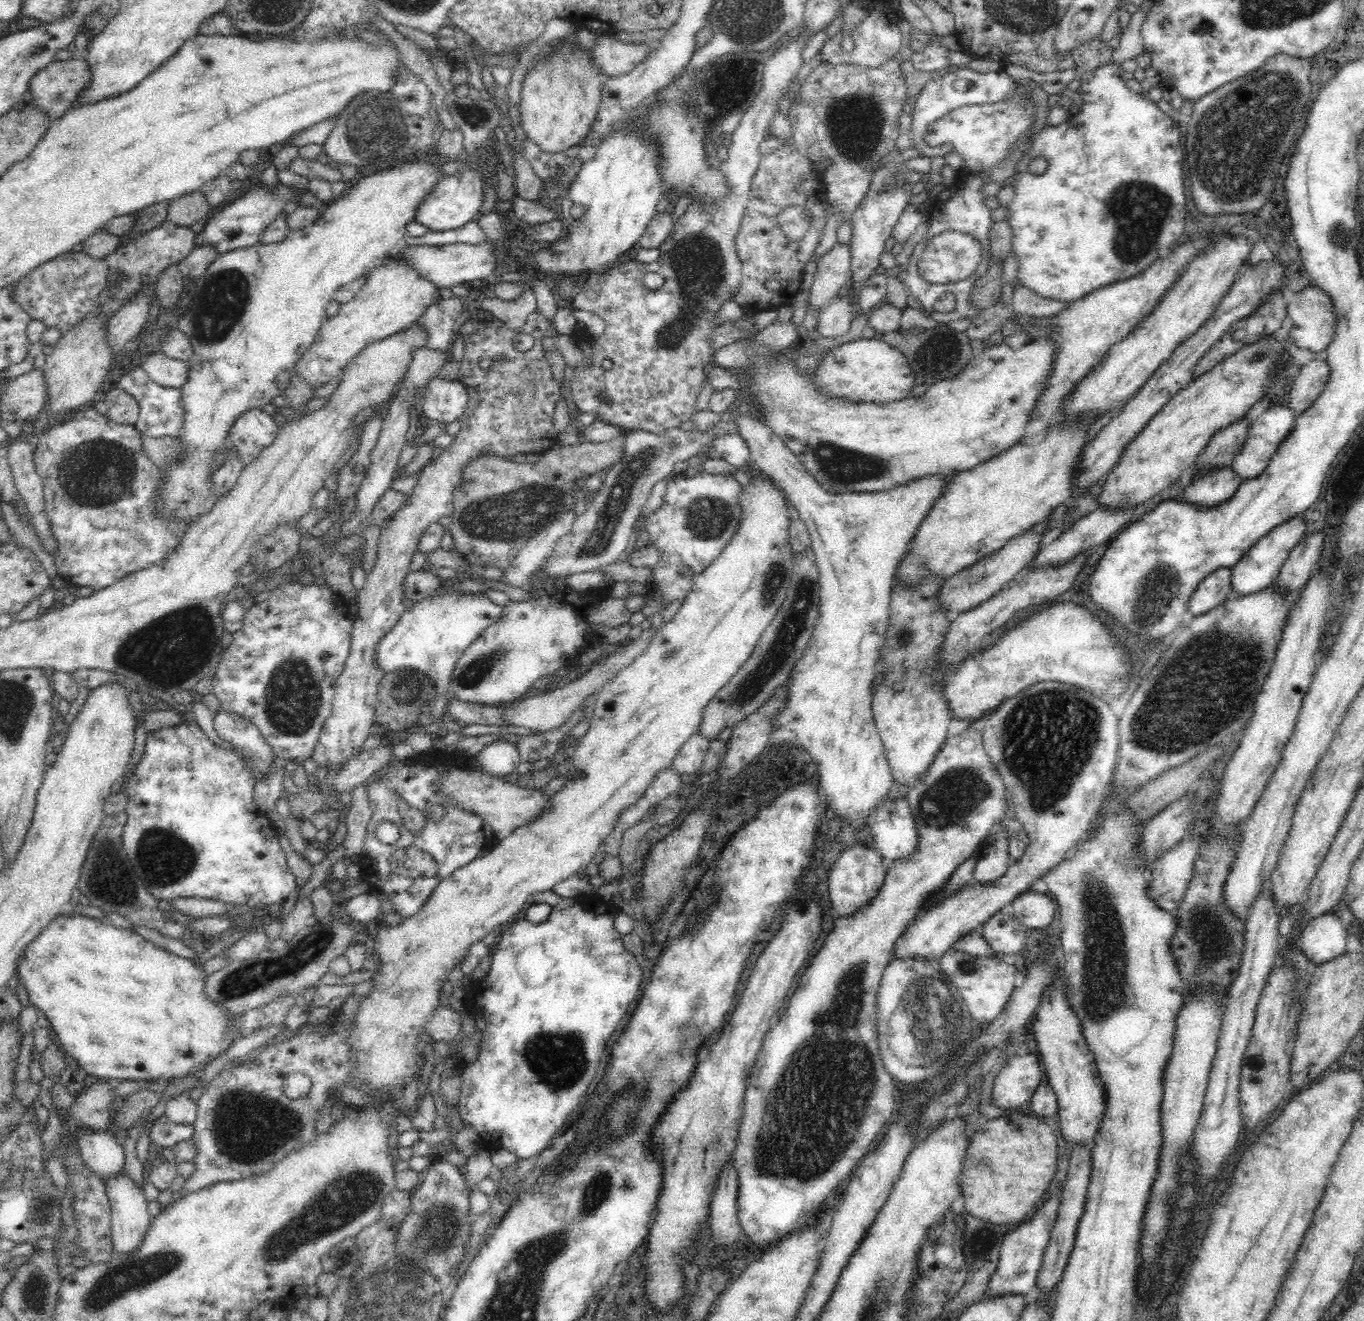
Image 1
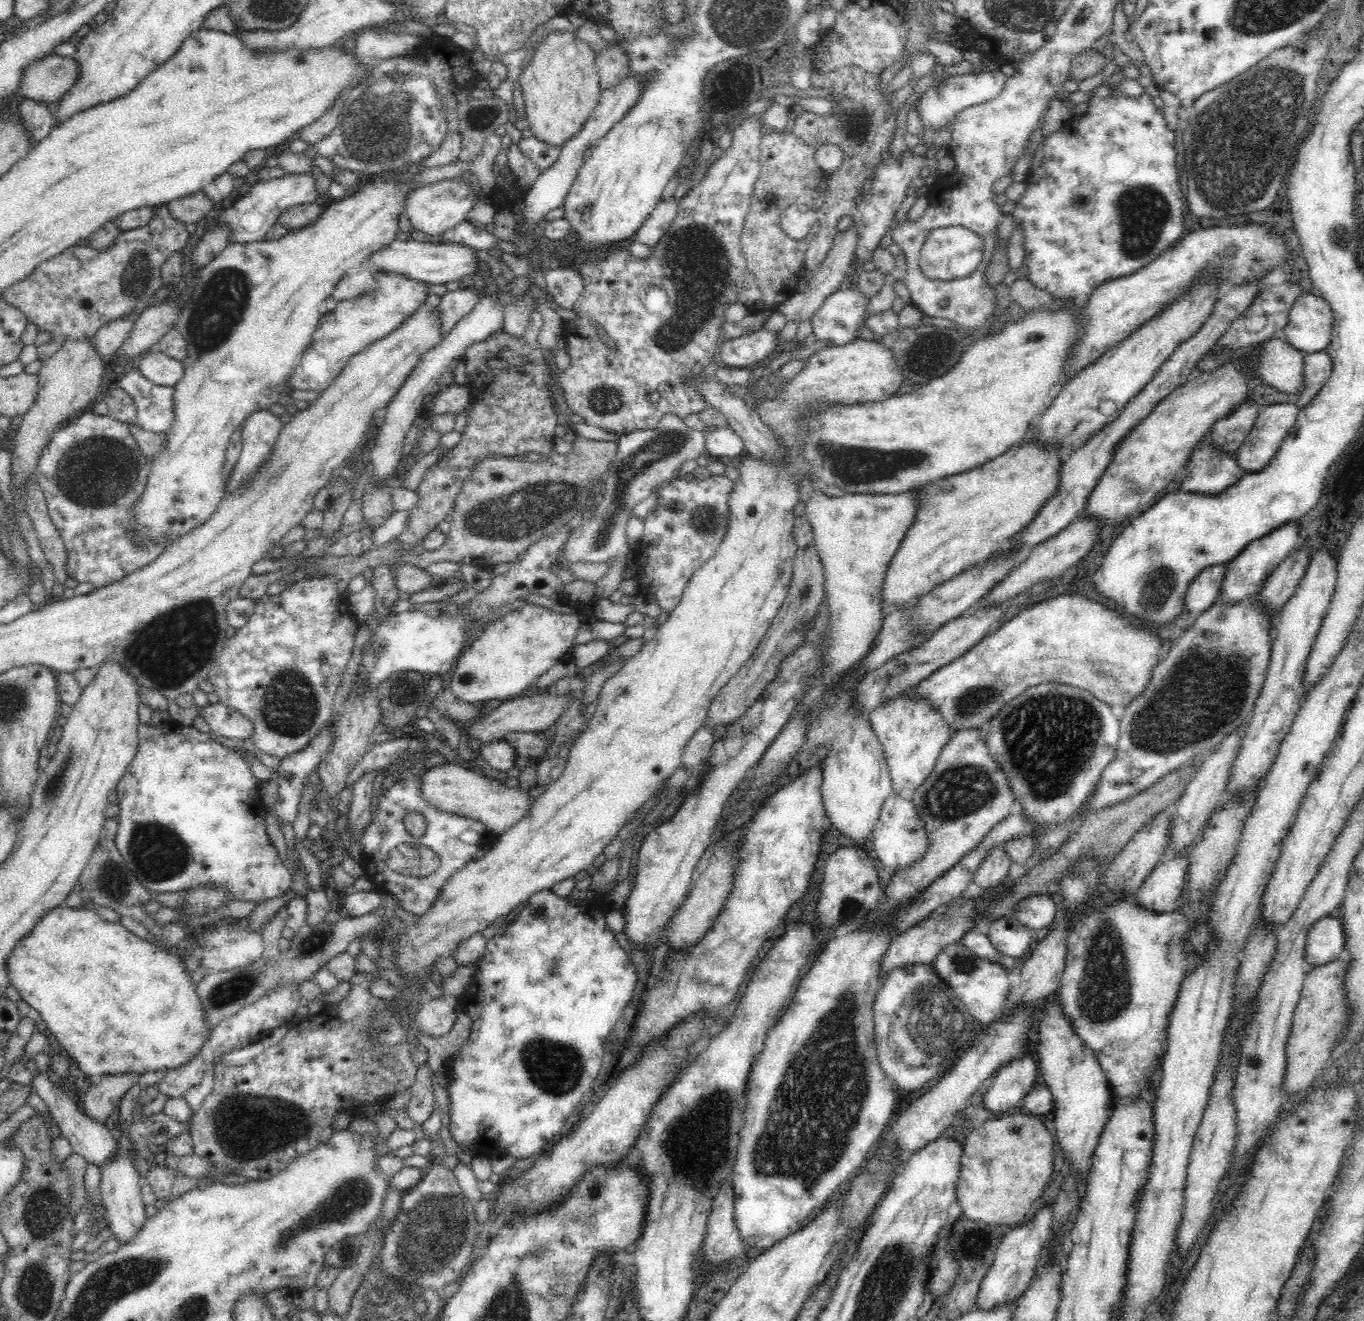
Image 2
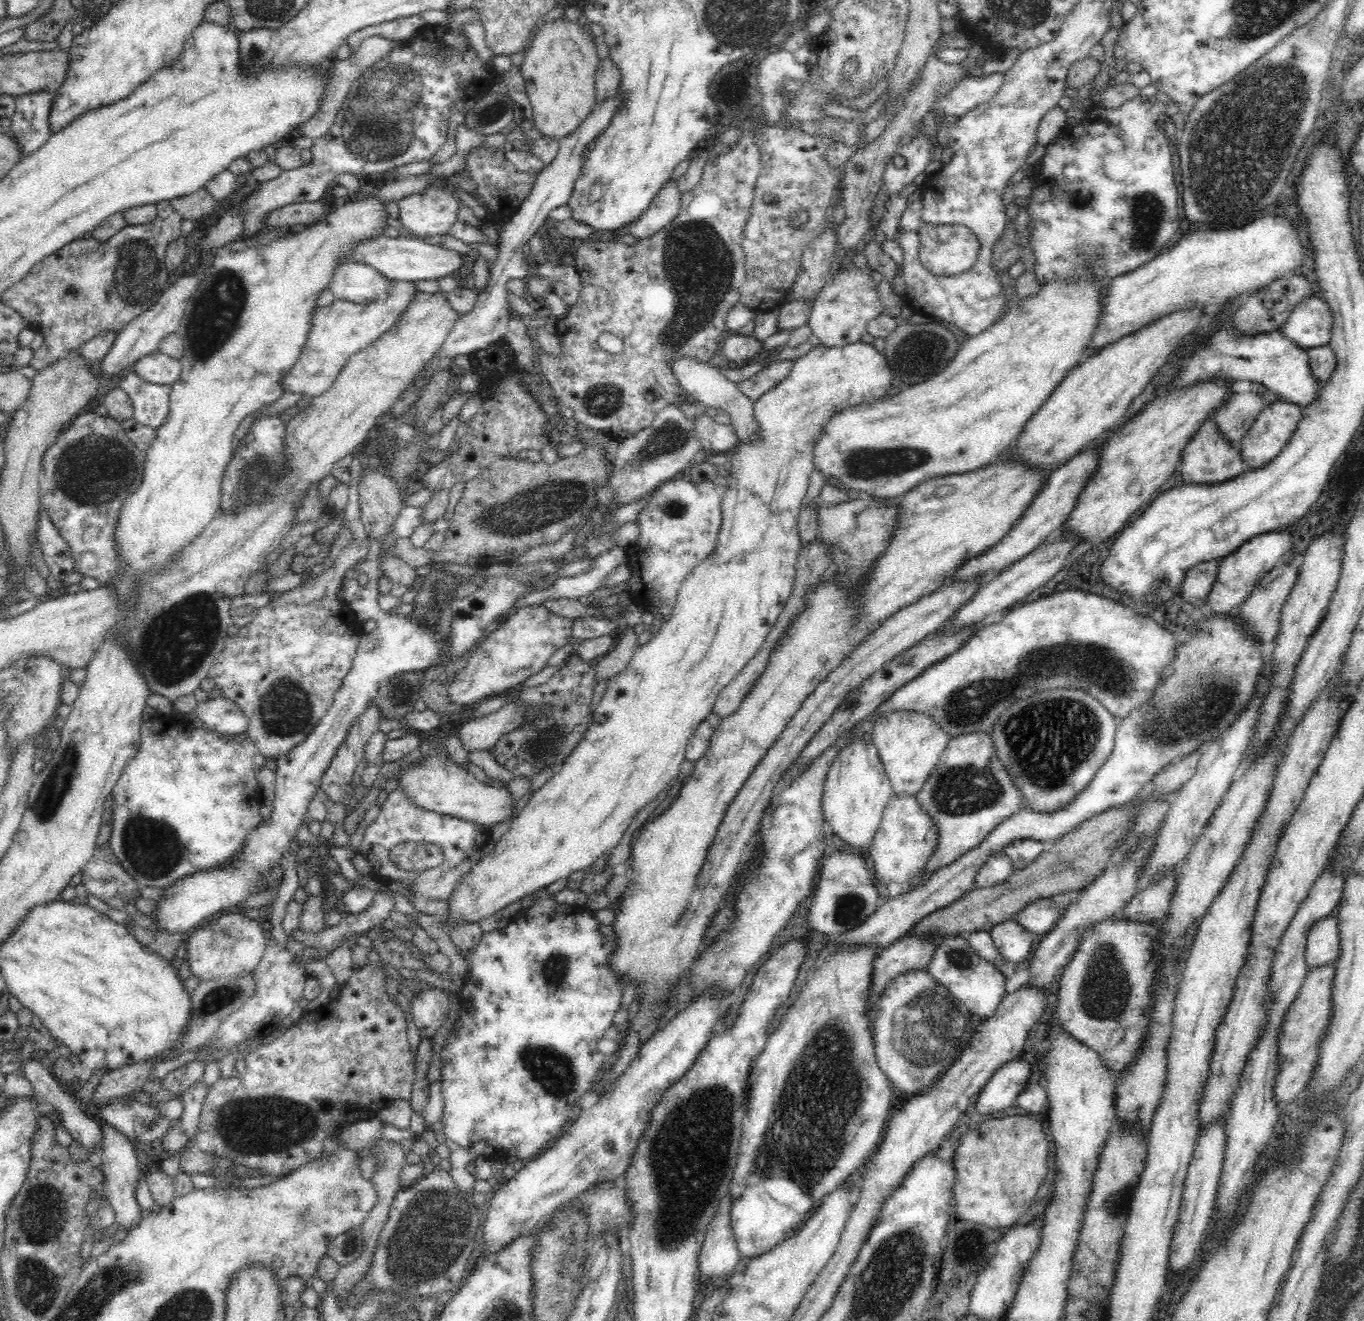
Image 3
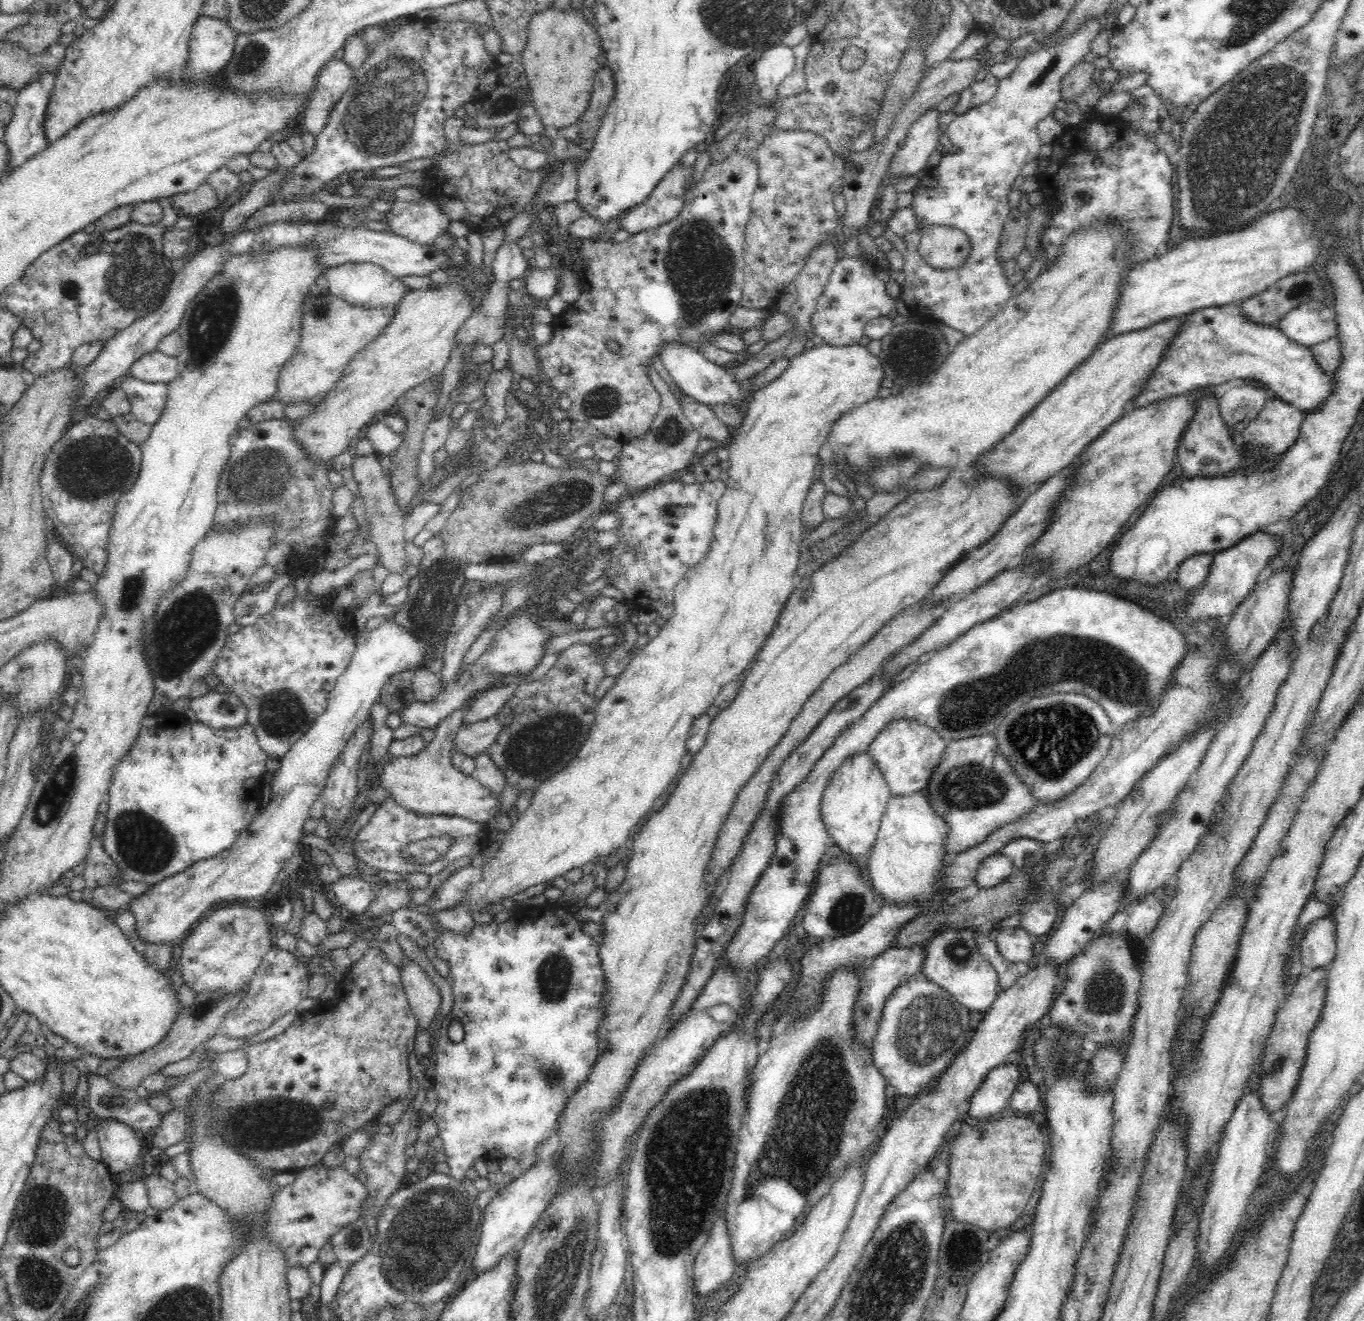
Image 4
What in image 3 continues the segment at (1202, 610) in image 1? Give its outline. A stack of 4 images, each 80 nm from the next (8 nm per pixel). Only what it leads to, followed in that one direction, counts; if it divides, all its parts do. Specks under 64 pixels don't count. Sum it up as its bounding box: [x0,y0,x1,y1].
[1180,560,1218,607]

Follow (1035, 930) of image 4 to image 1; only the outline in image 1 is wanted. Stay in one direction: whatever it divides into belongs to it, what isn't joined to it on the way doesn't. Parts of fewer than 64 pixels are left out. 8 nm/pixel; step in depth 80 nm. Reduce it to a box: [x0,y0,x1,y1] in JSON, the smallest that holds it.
[1012,892,1056,928]

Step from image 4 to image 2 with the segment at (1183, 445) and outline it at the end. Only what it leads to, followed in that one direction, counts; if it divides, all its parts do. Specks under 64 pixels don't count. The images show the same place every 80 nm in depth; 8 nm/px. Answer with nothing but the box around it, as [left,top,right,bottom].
[1181,433,1246,494]

